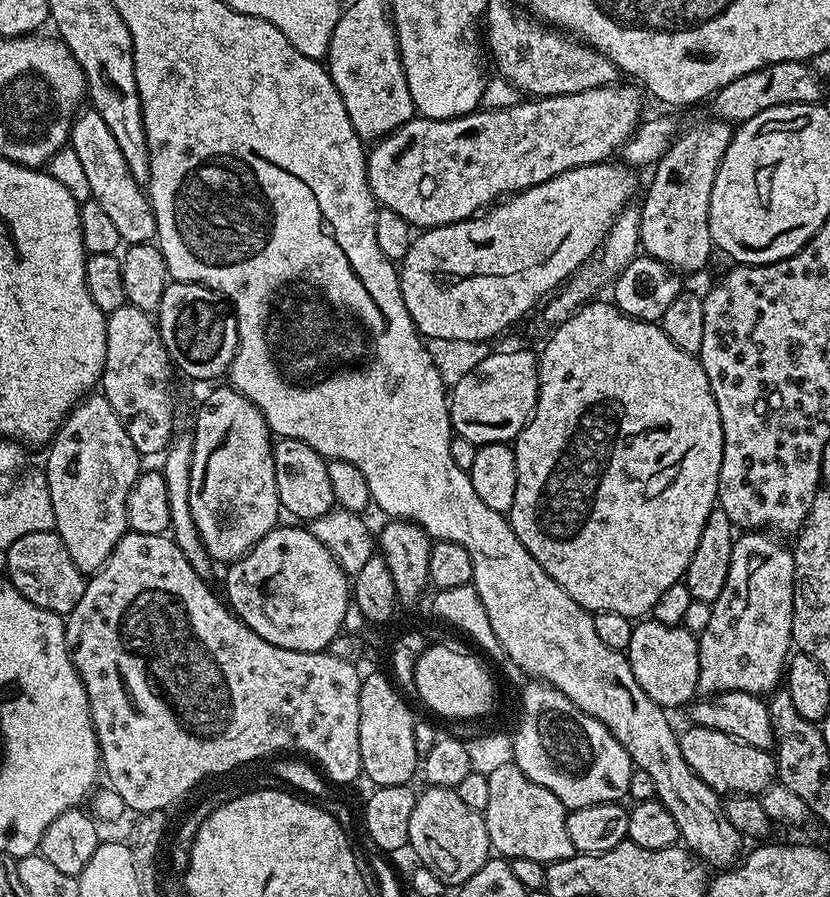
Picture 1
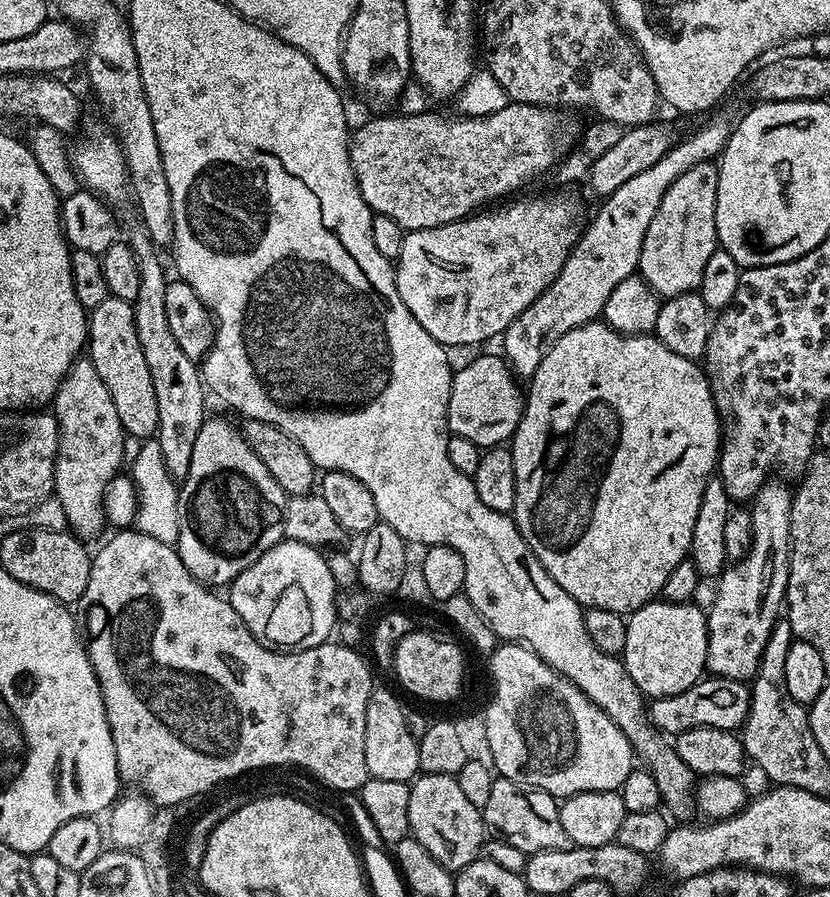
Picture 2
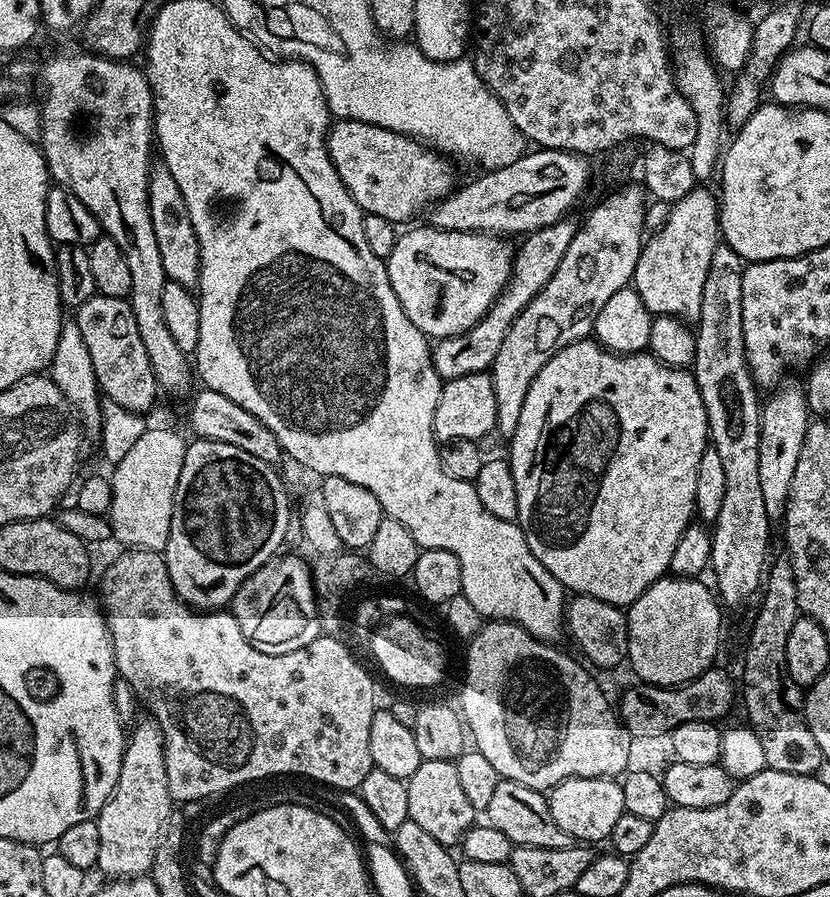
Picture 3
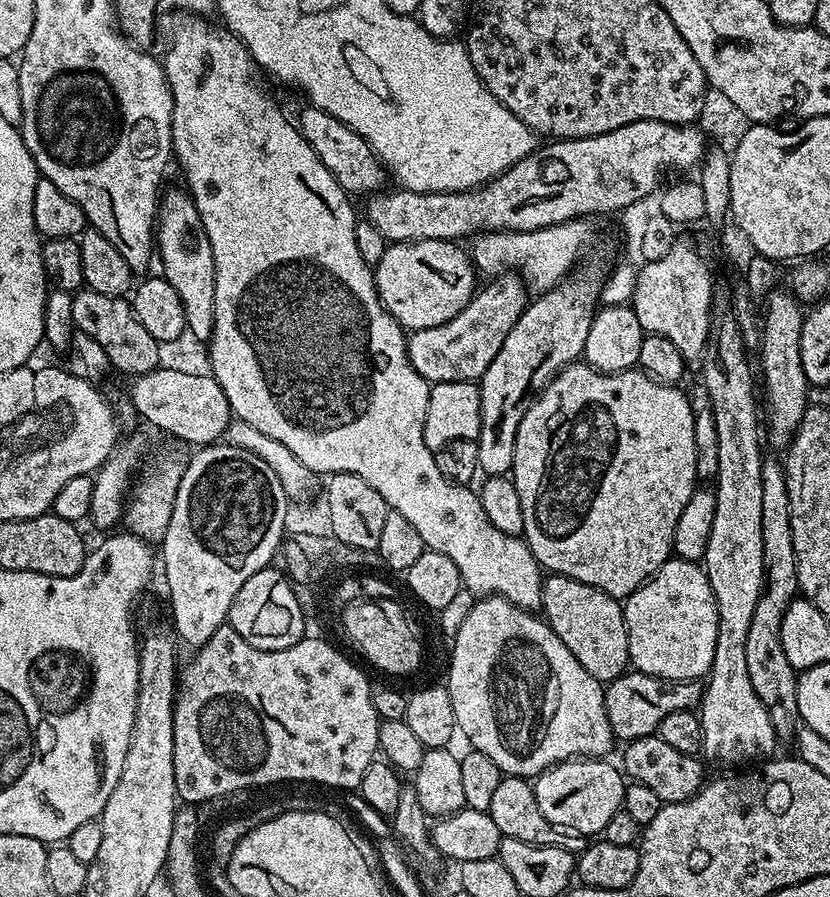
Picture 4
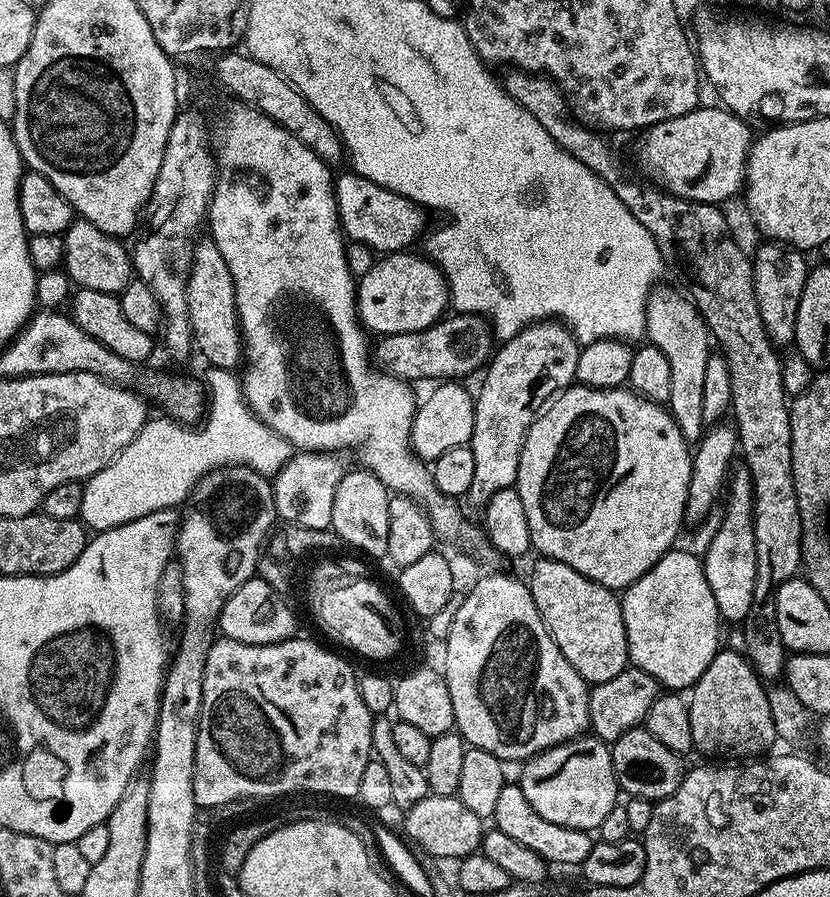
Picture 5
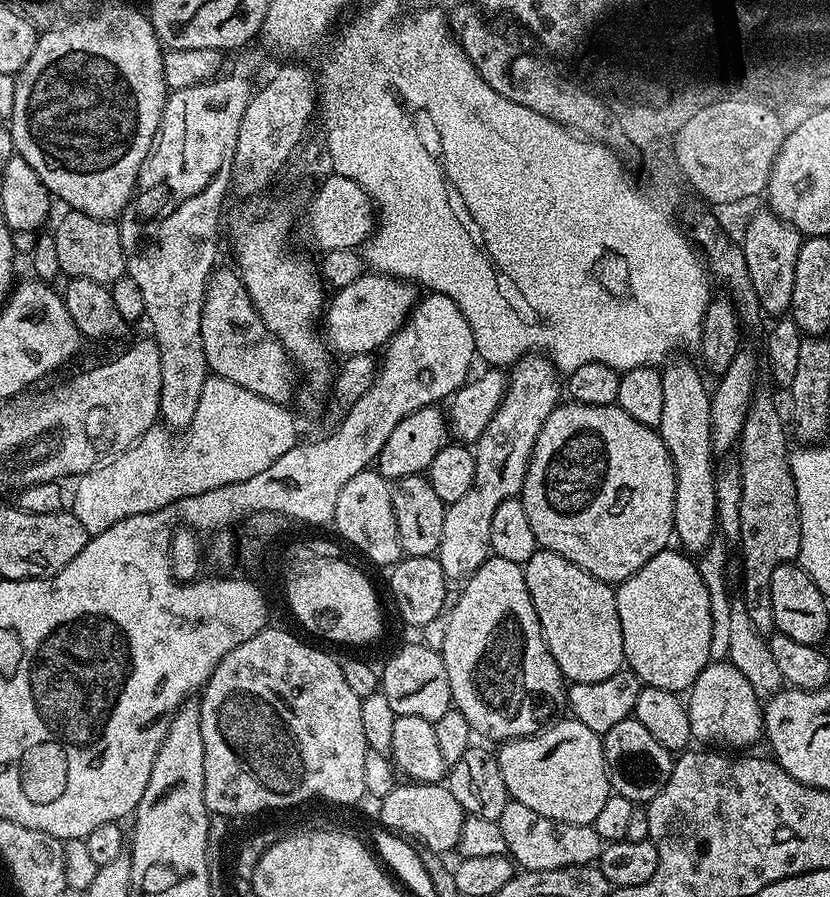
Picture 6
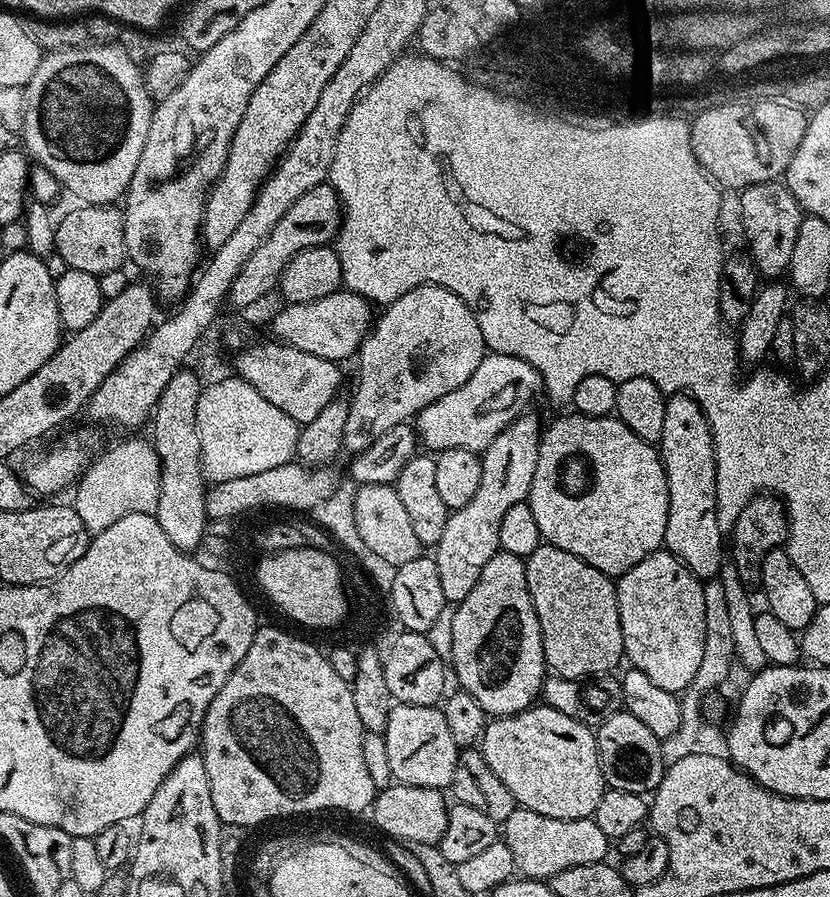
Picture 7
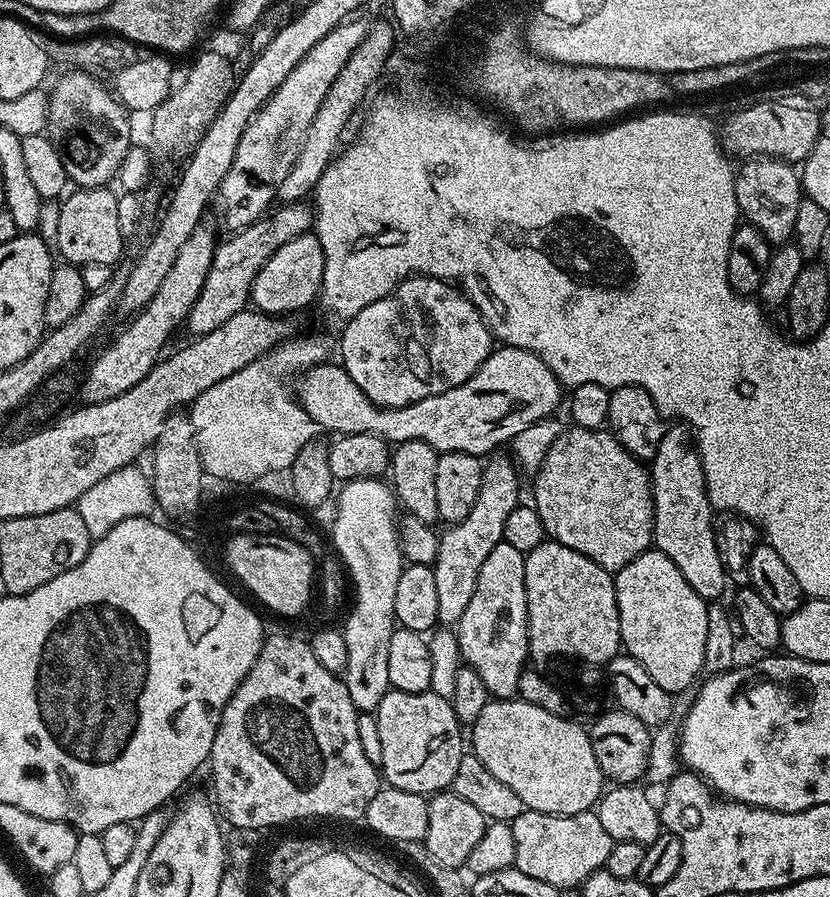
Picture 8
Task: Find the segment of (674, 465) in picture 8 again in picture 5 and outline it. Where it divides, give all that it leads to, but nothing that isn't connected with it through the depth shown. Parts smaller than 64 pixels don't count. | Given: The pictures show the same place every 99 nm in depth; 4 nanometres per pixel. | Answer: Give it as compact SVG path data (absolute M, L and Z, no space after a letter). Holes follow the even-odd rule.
M653 288L648 295L644 330L647 343L658 346L658 350L666 354L666 362L670 362L670 398L666 407L685 439L696 442L706 428L702 418L702 386L706 382L710 333L695 303L687 295L684 296L679 296L672 288Z

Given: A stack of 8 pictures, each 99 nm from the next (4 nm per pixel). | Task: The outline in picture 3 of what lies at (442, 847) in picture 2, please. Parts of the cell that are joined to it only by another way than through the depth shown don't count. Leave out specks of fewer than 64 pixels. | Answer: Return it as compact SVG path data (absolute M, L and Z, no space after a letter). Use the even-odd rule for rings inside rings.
M421 760L418 770L414 770L406 783L410 794L409 820L418 822L418 826L422 826L422 830L426 830L426 834L431 834L437 842L445 846L459 845L477 823L478 813L474 806L470 806L462 785L458 783L455 763L451 760Z

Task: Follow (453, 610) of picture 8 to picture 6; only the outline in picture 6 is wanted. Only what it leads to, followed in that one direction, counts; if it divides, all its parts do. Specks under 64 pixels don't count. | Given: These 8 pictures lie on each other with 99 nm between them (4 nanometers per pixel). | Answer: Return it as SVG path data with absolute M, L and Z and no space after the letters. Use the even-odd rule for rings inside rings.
M529 354L511 365L500 408L490 418L474 445L474 482L470 490L466 490L466 494L458 498L458 502L449 504L444 509L438 559L445 577L467 577L476 571L480 563L488 559L490 521L494 518L494 510L498 510L502 502L519 497L523 492L524 475L528 469L528 460L532 457L534 442L548 415L561 403L560 392L562 396L561 377L556 365L547 356Z

